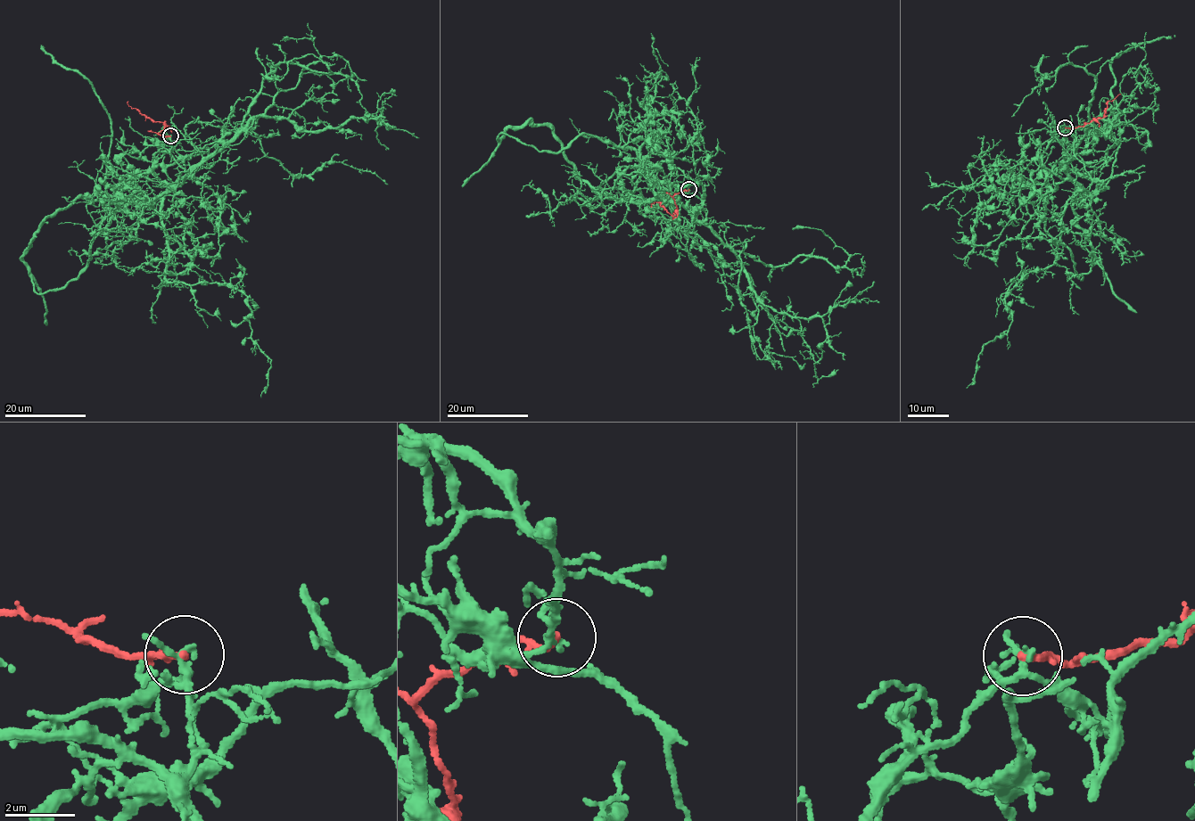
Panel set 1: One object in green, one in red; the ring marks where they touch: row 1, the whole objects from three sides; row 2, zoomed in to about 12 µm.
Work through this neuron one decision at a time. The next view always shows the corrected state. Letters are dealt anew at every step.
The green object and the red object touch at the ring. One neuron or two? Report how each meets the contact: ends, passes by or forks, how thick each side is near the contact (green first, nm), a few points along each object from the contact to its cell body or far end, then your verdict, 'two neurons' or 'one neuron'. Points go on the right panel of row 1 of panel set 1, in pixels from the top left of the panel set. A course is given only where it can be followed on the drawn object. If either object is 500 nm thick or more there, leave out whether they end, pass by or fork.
green forks | red ends | 150/190 nm | green via (1066, 127), (1041, 158), (1062, 178), (1095, 82), (1071, 63), (1044, 75), (1042, 55), (1037, 77), (1052, 71) | red via (1066, 127), (1083, 127), (1102, 117), (1106, 113), (1107, 102), (1120, 94) | two neurons

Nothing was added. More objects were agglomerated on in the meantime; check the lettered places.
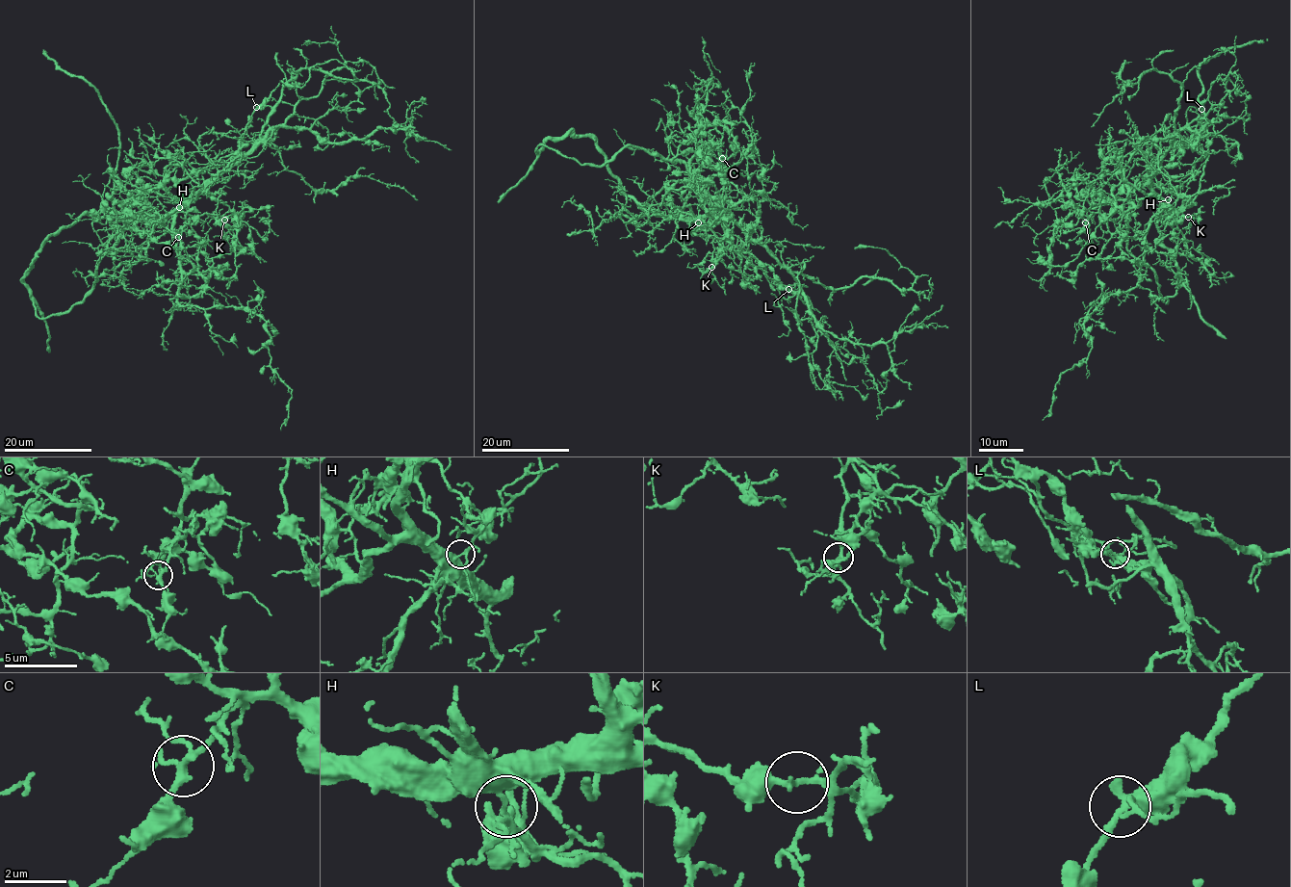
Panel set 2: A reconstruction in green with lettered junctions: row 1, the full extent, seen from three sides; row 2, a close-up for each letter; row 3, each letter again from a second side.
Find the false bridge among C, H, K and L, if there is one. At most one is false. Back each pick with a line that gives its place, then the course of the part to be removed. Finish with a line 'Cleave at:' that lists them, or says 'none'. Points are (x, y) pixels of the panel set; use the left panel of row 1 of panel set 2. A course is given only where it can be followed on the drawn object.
Cleave at: none

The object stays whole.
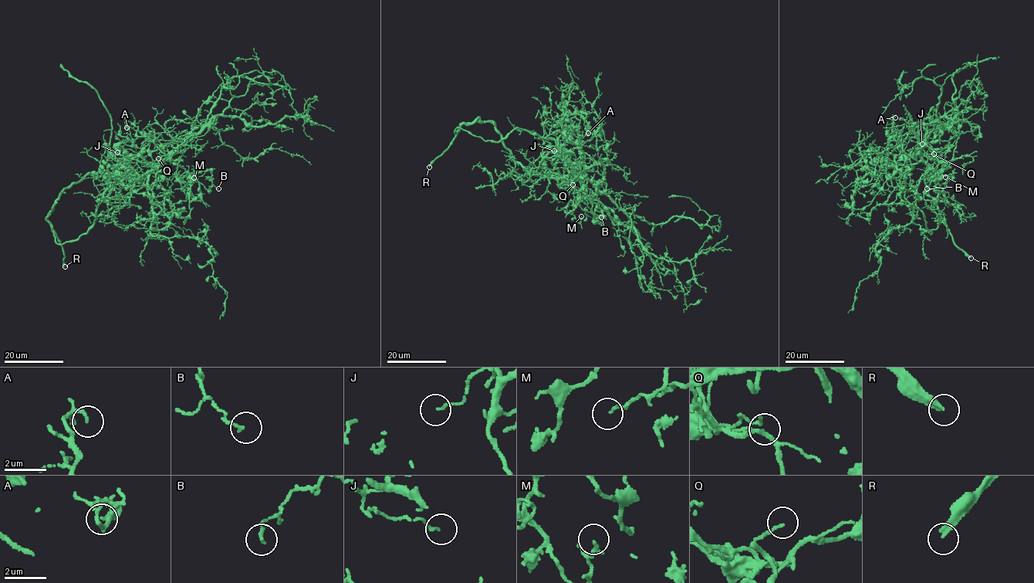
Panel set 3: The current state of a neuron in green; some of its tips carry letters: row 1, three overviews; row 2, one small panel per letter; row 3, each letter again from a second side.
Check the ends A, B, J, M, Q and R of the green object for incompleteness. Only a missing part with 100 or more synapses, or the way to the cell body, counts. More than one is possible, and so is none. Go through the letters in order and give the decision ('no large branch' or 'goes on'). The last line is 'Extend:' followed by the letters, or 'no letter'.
A: no large branch
B: no large branch
J: no large branch
M: no large branch
Q: no large branch
R: goes on
Extend: R

